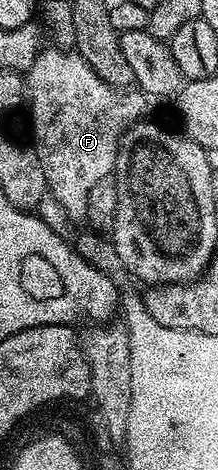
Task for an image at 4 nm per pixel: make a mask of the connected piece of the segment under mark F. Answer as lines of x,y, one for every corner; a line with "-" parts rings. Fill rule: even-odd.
45,47
26,73
26,109
32,115
31,147
46,174
48,192
64,208
65,217
83,221
88,215
90,190
101,178
113,175
116,155
120,153
120,137
126,129
139,124
141,91
115,88
102,80
75,50

